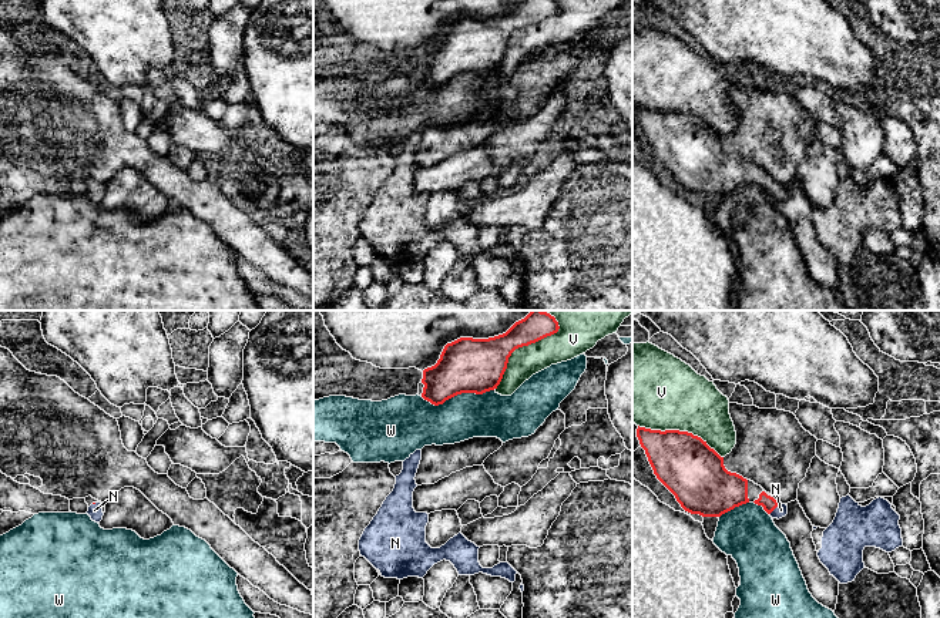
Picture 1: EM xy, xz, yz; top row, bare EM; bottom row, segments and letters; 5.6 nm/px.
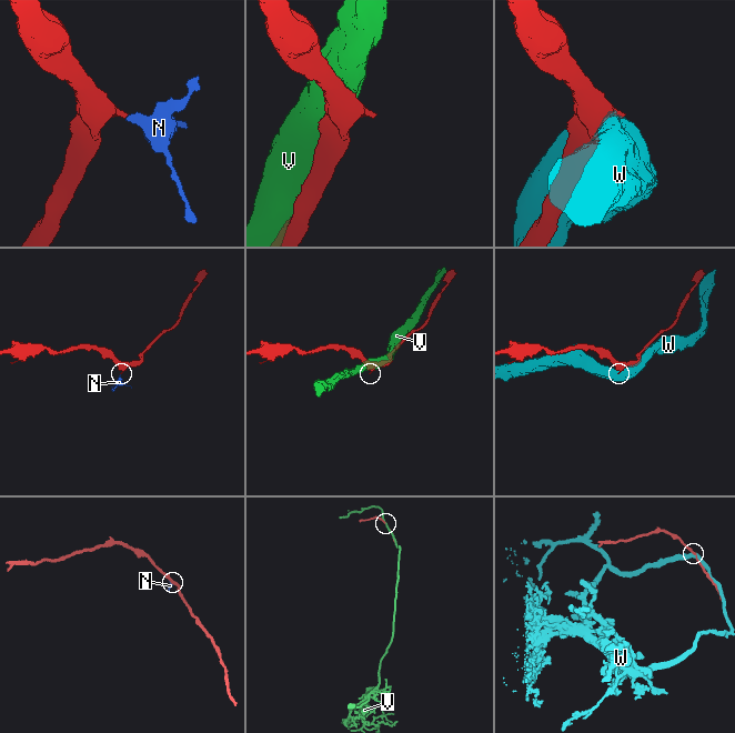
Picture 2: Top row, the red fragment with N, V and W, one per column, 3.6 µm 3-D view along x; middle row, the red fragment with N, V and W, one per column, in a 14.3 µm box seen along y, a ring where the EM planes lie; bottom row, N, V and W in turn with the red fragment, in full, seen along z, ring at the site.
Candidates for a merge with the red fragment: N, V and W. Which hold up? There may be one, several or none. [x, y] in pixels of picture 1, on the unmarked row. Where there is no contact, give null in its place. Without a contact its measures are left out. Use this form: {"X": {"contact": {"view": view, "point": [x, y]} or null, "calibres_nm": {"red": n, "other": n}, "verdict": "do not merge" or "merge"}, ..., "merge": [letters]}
{"N": {"contact": {"view": "yz", "point": [774, 190]}, "calibres_nm": {"red": 80, "other": 70}, "verdict": "merge"}, "V": {"contact": {"view": "xz", "point": [521, 27]}, "calibres_nm": {"red": 280, "other": 170}, "verdict": "do not merge"}, "W": {"contact": {"view": "xz", "point": [457, 74]}, "calibres_nm": {"red": 320, "other": 260}, "verdict": "do not merge"}, "merge": ["N"]}

